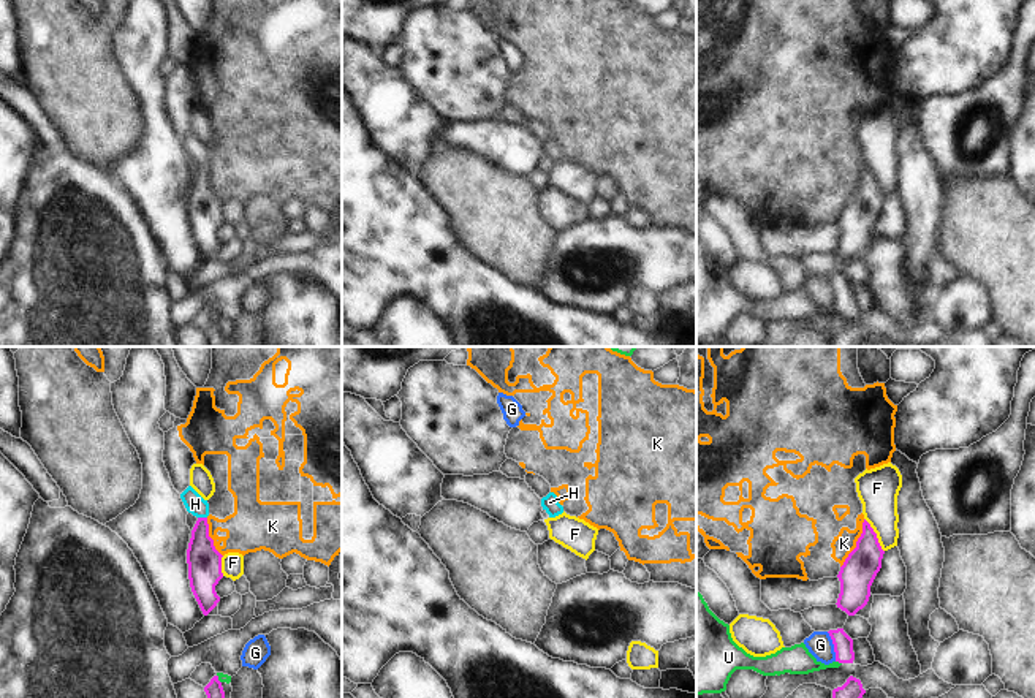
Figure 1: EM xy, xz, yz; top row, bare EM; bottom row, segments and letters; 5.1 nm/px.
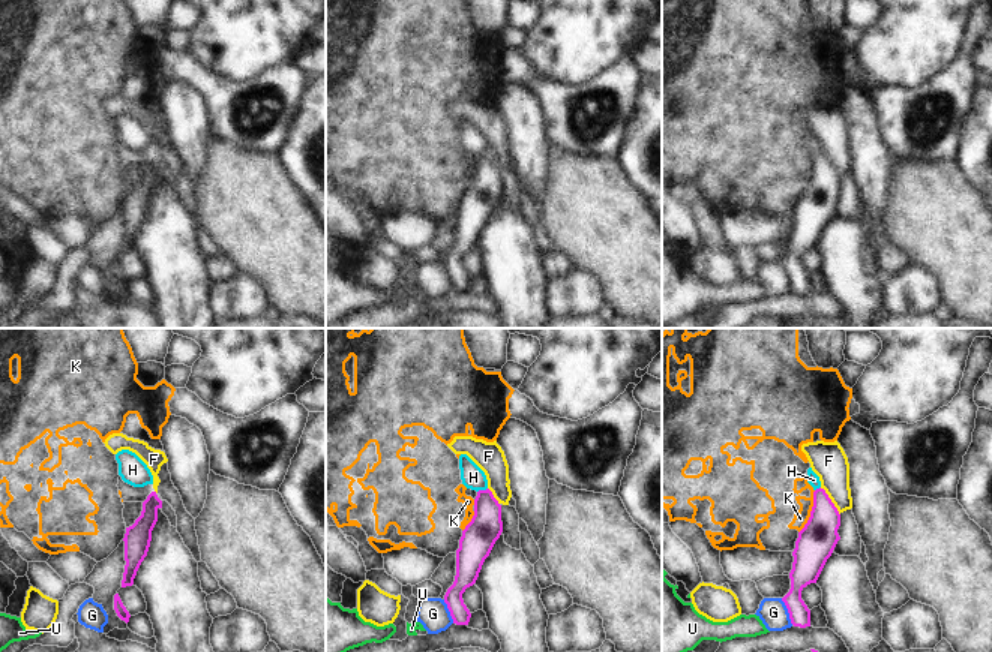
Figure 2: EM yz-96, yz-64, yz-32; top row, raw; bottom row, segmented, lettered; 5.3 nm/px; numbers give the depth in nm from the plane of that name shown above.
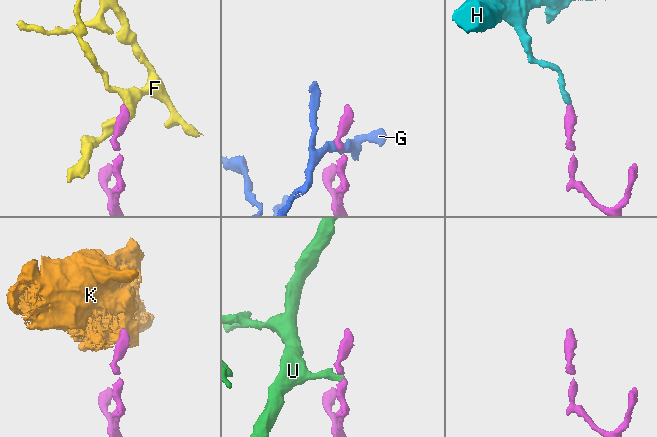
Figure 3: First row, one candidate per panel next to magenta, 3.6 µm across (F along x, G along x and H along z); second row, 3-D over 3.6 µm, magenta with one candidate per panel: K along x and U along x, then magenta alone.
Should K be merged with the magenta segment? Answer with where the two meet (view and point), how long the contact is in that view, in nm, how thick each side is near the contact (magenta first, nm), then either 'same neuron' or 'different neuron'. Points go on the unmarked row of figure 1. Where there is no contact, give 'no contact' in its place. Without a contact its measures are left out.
contact yz (856, 189); length 280 nm; calibres 180 and 110 nm; different neuron

